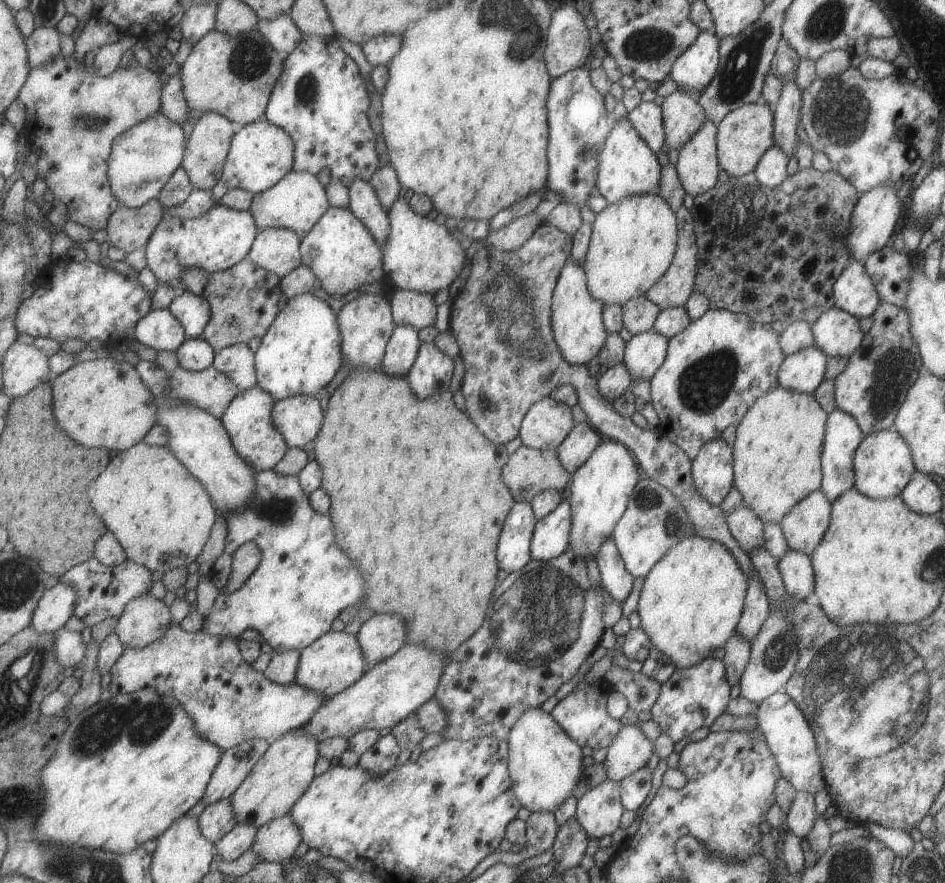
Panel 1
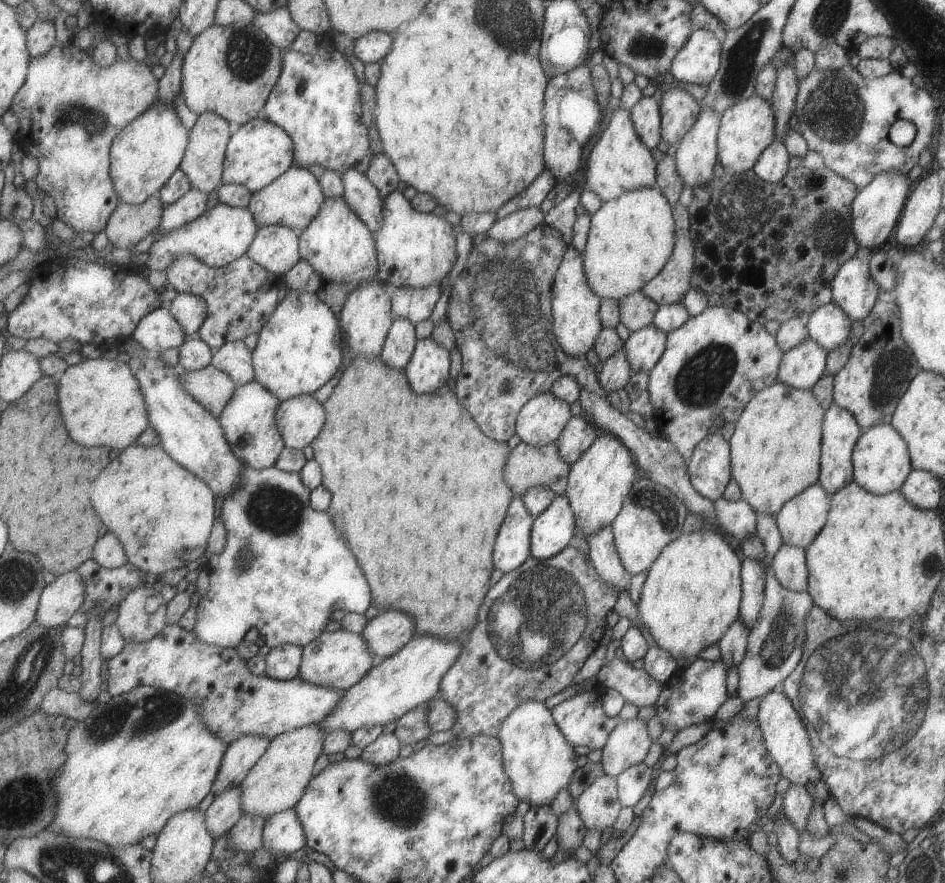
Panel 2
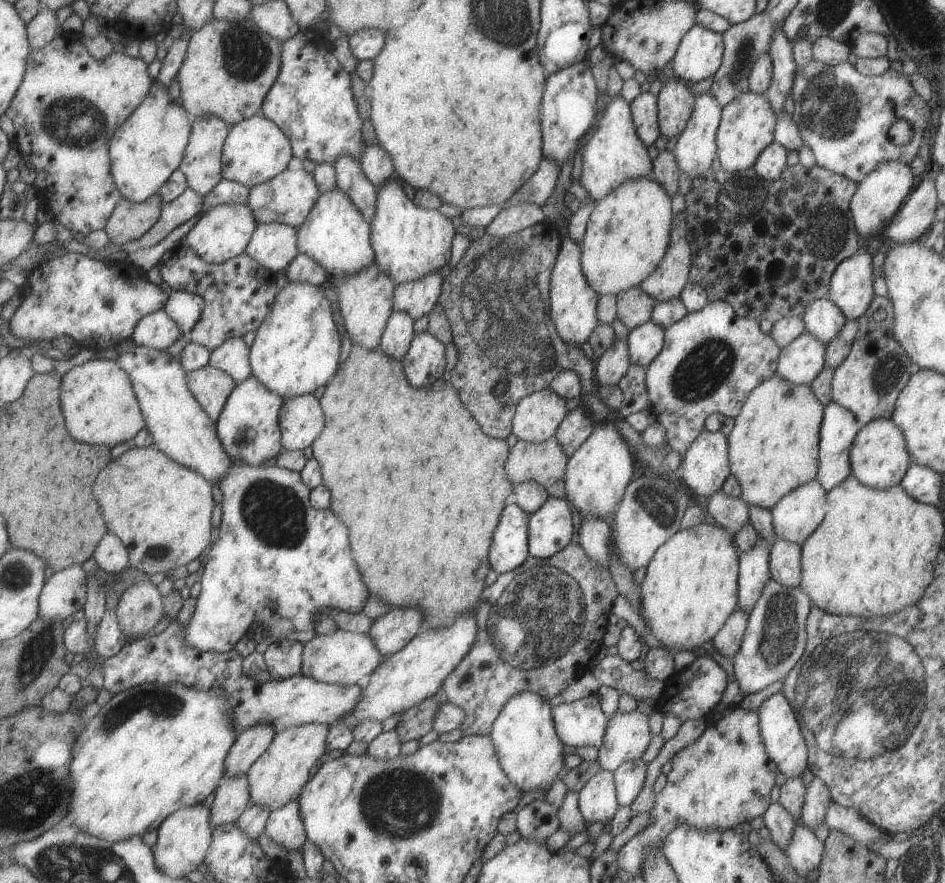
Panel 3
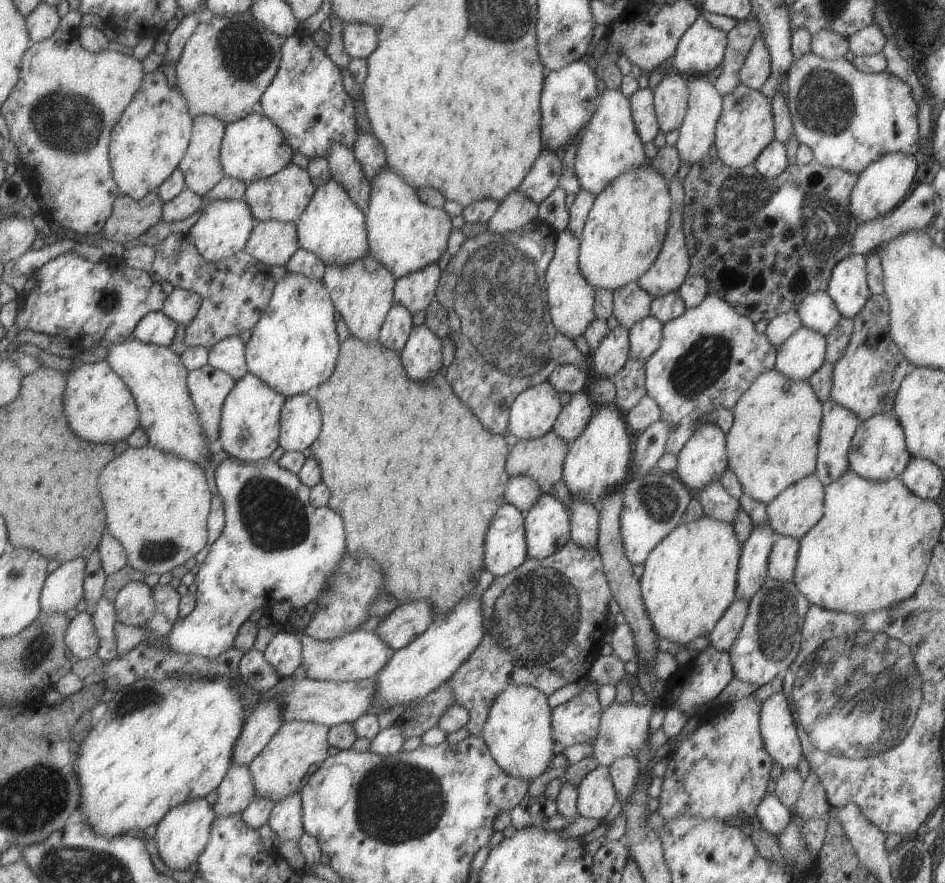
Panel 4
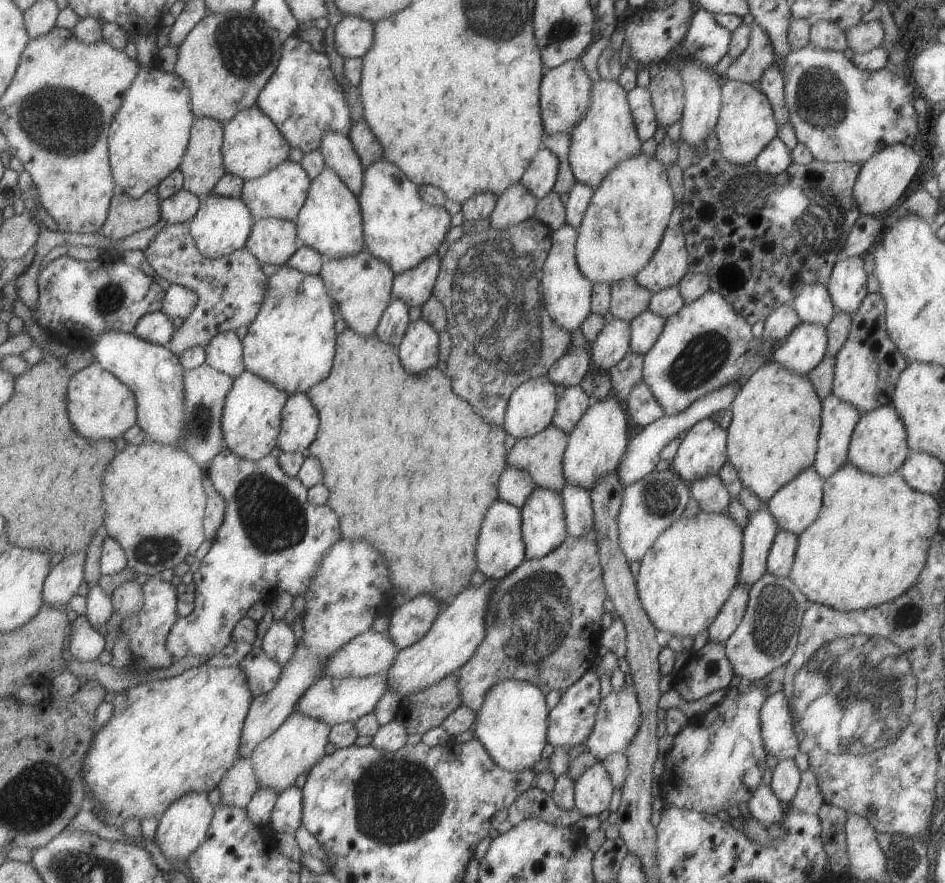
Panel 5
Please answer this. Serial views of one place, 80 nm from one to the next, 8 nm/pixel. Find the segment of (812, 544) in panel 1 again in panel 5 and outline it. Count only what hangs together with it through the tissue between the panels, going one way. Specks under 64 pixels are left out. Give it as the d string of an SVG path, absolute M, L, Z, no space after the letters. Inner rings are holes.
M811 466L773 494L766 505L779 530L798 536L818 517L823 481Z

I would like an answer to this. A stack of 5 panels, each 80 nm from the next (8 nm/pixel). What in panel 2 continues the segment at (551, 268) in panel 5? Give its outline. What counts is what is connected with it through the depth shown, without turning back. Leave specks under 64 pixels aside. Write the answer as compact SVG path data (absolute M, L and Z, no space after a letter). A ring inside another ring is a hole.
M571 244L567 246L555 271L550 291L552 333L557 344L570 357L585 357L587 350L593 348L595 339L603 327L598 315L600 298L589 288L582 267L582 255Z

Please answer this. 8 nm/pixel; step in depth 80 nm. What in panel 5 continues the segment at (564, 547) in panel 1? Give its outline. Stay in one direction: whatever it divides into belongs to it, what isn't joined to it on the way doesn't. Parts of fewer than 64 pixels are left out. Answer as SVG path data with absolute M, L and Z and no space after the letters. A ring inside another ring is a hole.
M536 486L519 510L525 559L544 557L567 536L559 493Z

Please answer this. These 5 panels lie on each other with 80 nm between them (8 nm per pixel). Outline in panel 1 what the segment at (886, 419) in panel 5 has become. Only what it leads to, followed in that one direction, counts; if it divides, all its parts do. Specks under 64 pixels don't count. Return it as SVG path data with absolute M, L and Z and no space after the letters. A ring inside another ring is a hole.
M893 428L875 431L864 435L855 449L852 465L854 470L854 487L872 499L888 499L900 494L903 487L911 480L914 467L909 446Z

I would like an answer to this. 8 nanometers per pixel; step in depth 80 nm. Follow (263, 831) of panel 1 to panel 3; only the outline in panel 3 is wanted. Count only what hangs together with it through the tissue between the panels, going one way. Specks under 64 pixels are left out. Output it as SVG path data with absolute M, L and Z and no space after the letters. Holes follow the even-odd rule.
M292 800L281 808L268 812L264 833L269 840L285 850L301 848L306 842L304 826L298 809L298 801Z

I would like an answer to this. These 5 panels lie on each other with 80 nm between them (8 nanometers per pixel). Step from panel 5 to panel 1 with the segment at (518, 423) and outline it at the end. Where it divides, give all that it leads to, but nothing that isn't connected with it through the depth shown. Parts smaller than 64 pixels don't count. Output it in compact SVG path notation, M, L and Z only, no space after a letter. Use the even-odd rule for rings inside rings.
M547 396L529 407L520 422L518 437L526 447L555 451L574 424L570 407Z

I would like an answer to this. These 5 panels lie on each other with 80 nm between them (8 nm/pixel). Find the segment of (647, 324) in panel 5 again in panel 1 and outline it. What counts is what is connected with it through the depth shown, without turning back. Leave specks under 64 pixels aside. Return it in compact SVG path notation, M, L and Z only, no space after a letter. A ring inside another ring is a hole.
M653 330L632 337L624 343L625 368L634 382L649 381L665 360L668 340Z

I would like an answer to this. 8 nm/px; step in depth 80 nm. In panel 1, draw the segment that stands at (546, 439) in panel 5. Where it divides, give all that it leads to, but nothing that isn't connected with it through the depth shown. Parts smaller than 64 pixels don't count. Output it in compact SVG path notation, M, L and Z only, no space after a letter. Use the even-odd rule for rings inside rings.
M523 444L508 456L501 471L503 484L507 485L514 502L529 503L537 493L547 489L558 490L565 494L571 477L561 466L556 451L549 449L535 450Z

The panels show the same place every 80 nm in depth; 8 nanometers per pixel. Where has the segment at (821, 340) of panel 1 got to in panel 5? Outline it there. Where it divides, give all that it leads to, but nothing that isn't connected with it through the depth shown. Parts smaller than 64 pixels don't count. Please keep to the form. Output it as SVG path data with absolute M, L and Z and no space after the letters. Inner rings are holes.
M807 283L793 299L792 308L801 319L801 323L822 327L829 324L836 311L826 287L819 283Z

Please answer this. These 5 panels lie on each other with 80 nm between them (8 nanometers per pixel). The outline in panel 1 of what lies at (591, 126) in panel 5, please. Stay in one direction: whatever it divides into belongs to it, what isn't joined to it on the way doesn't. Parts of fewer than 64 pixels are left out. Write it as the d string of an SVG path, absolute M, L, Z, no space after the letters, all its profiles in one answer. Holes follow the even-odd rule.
M627 118L615 121L611 132L606 136L603 148L598 152L597 166L594 188L609 205L633 195L658 195L662 168L655 153L639 138L637 131Z

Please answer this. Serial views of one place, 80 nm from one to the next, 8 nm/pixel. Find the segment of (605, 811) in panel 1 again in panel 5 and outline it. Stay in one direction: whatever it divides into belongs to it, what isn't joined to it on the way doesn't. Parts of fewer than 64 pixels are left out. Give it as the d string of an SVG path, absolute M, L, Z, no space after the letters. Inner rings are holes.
M601 762L593 763L574 782L574 807L585 816L597 816L607 809L611 800L611 784L609 775Z

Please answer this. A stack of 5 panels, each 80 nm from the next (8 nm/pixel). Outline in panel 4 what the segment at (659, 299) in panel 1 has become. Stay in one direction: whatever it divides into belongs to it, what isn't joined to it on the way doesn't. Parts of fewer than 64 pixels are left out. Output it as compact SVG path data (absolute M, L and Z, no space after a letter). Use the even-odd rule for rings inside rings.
M675 174L667 181L667 184L671 199L667 232L655 262L636 280L639 288L645 290L652 297L660 297L668 292L677 291L681 284L683 284L690 265L690 258L688 257L688 250L681 228L684 199L682 183L679 182L677 174Z

